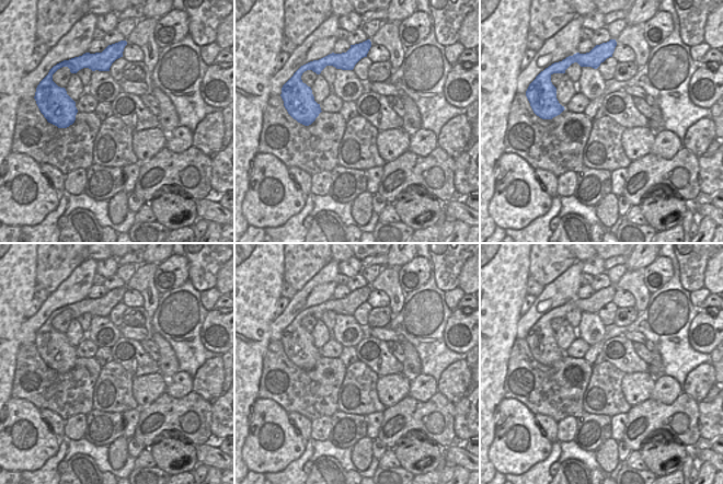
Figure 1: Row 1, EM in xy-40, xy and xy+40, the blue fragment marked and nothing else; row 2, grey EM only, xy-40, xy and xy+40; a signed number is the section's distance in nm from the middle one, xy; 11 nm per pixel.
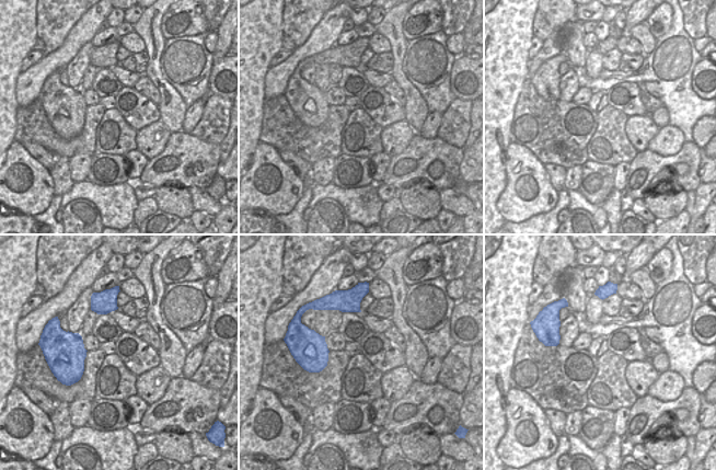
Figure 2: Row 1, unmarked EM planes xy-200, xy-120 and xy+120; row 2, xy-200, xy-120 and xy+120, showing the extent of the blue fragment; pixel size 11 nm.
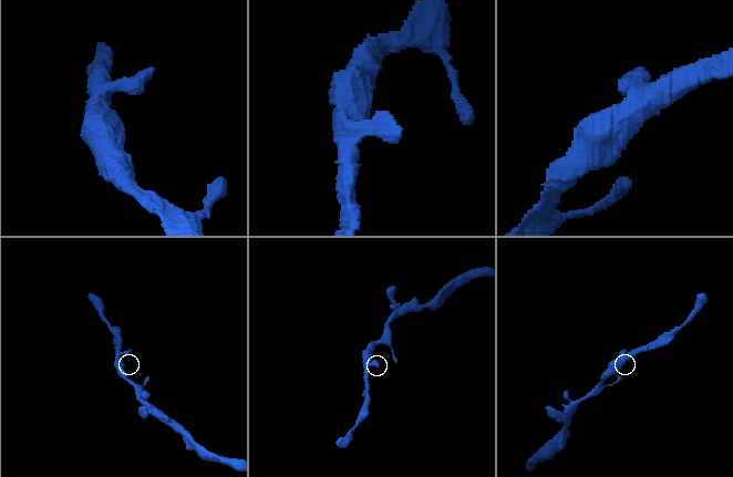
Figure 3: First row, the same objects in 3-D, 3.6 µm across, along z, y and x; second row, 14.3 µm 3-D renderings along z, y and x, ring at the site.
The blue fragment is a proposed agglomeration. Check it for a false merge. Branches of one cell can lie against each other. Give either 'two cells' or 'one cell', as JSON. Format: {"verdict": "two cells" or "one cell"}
{"verdict": "one cell"}

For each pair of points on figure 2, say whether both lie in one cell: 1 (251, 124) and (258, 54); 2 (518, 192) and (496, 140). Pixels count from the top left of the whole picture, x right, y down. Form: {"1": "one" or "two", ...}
{"1": "one", "2": "two"}

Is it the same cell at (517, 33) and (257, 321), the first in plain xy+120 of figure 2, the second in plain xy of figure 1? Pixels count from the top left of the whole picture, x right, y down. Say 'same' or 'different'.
same

